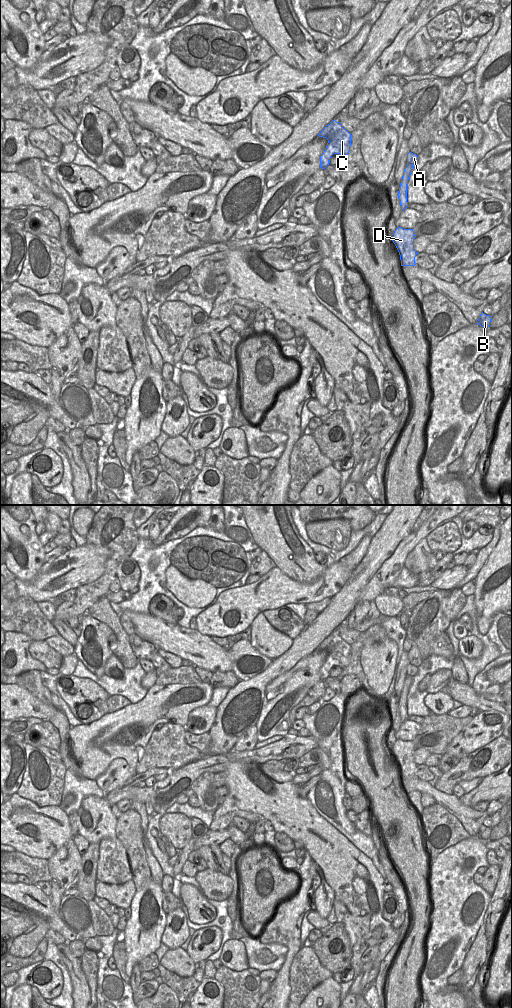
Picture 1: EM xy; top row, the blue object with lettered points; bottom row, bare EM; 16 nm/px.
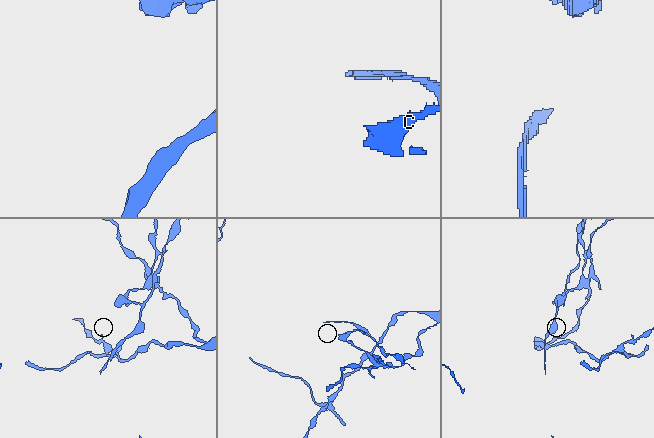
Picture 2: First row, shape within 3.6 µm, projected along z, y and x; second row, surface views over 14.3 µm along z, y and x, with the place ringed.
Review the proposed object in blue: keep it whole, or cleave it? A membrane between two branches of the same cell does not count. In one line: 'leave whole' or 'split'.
split

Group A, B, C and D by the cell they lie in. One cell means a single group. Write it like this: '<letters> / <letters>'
A B C / D

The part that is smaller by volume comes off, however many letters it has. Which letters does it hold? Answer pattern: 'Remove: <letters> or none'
Remove: D

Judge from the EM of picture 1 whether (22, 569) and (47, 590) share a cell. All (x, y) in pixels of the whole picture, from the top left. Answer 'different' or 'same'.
different

